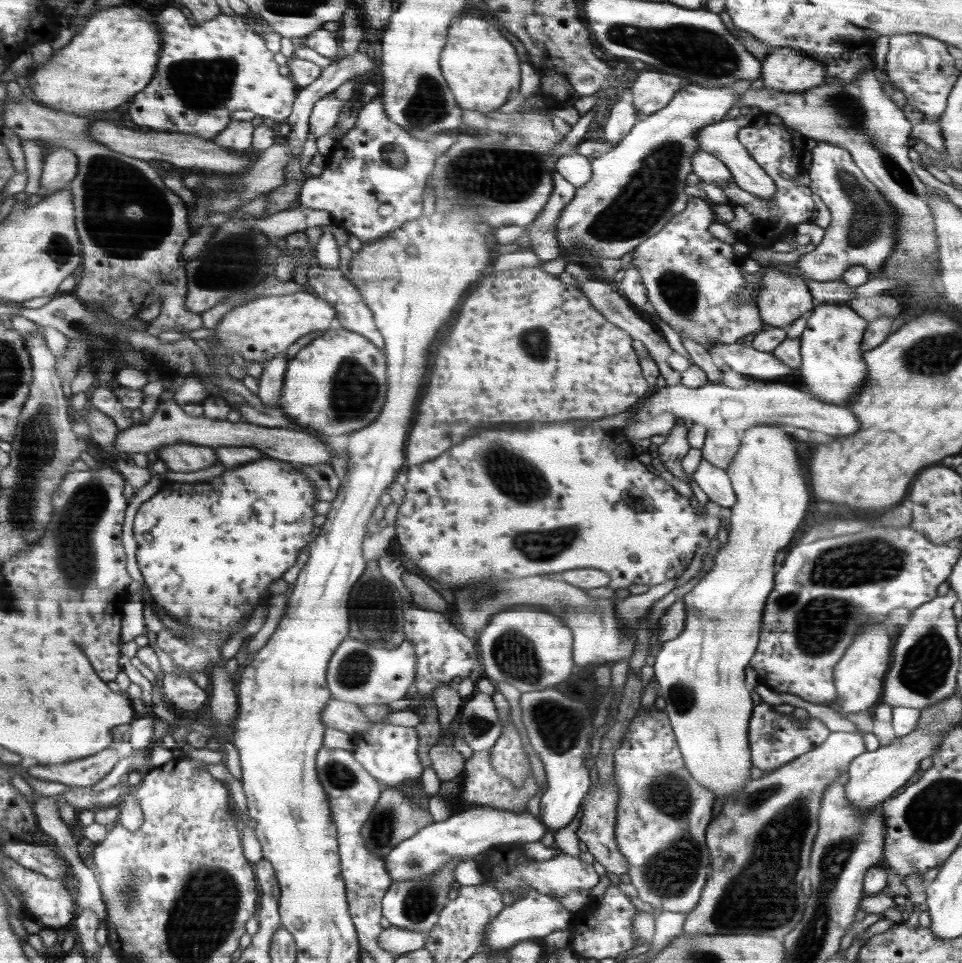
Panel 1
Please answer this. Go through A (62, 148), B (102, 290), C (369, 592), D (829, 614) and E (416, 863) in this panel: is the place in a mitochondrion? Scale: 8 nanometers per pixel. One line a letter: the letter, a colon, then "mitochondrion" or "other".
A: other
B: other
C: mitochondrion
D: mitochondrion
E: mitochondrion

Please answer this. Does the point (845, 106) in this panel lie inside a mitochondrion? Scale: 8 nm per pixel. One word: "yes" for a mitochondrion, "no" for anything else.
yes

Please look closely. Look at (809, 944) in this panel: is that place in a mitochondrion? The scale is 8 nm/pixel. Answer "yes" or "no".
yes

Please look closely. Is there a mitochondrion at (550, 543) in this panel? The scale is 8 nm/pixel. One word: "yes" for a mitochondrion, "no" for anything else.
yes

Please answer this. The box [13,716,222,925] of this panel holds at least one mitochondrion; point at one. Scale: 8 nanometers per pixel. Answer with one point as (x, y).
(131, 881)

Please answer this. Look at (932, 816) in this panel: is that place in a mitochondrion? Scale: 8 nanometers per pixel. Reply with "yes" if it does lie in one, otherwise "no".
yes

